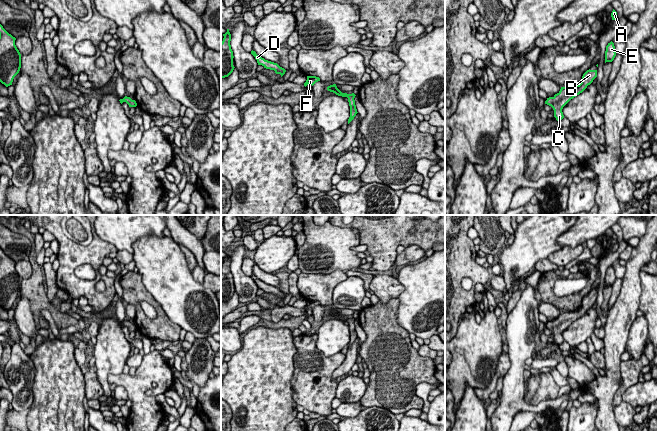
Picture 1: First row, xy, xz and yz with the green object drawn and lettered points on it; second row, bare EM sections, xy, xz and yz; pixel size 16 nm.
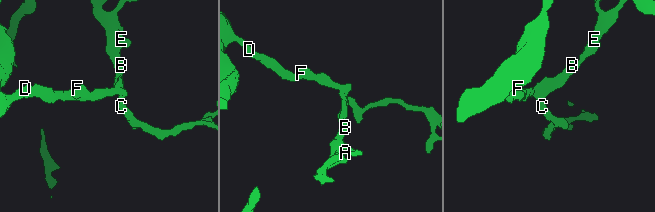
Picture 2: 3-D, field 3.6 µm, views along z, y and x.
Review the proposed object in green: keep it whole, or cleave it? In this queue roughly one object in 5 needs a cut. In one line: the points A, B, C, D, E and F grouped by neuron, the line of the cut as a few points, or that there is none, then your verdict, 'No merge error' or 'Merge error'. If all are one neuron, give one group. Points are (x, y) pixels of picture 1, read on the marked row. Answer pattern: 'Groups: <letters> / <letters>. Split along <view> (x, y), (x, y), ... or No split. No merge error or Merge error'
Groups: A B C D E F. No split. No merge error

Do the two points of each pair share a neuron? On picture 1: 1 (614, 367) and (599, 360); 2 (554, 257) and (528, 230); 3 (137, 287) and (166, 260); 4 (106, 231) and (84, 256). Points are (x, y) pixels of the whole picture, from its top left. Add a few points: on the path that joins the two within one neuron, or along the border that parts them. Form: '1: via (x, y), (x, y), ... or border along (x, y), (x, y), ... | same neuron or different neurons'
1: border along (602, 354), (605, 360), (604, 370) | different neurons
2: border along (560, 248), (552, 251), (547, 258) | different neurons
3: border along (138, 272), (144, 287), (156, 300) | different neurons
4: border along (93, 225), (94, 231), (118, 250) | different neurons

